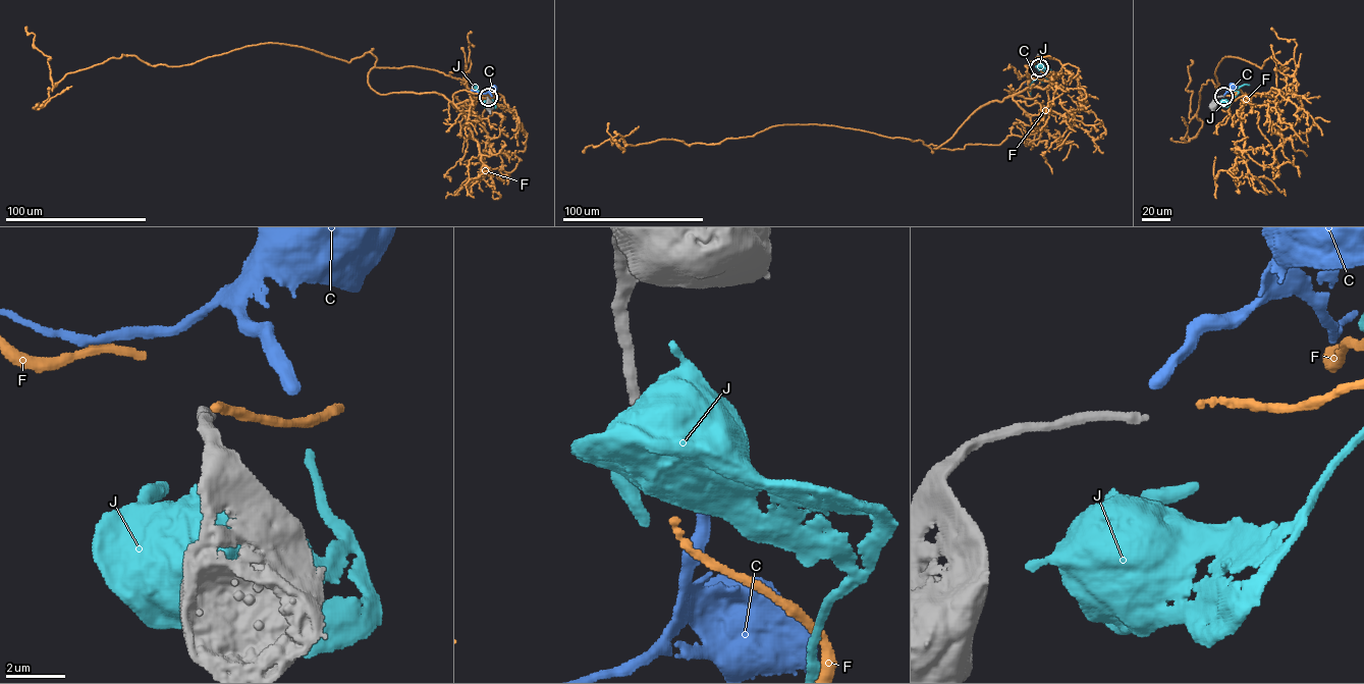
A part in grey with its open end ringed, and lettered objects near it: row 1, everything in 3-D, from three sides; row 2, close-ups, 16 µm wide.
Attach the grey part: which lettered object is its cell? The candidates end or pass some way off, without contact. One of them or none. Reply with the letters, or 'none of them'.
F

